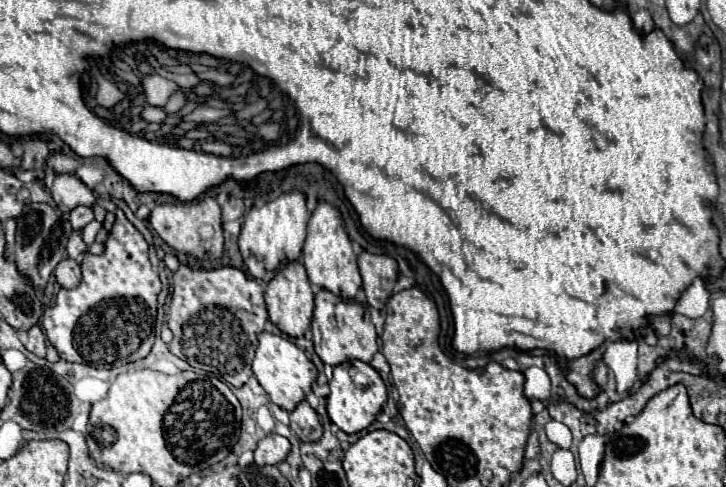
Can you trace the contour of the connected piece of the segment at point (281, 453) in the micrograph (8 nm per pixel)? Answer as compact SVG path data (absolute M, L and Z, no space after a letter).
M267 434L259 444L257 444L257 450L255 450L255 464L257 466L265 466L265 464L271 464L271 466L277 466L279 462L283 462L287 458L291 450L291 444L287 438L279 436L279 434Z

